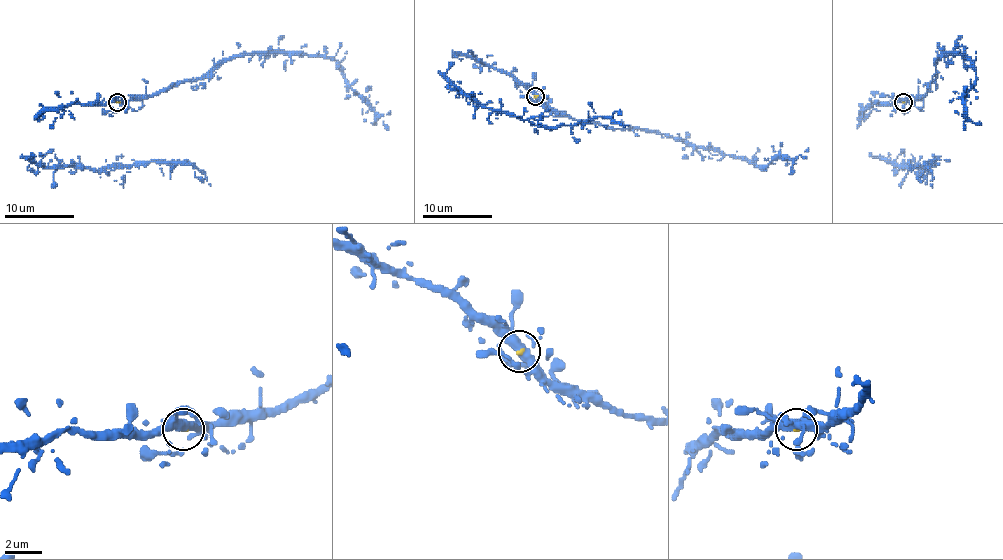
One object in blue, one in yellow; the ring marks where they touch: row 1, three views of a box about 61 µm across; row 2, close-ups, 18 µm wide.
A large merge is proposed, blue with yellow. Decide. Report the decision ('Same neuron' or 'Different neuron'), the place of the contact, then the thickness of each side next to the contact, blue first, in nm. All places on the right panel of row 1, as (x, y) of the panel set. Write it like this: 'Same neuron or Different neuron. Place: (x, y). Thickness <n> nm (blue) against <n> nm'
Same neuron. Place: (903, 102). Thickness 360 nm (blue) against 140 nm

